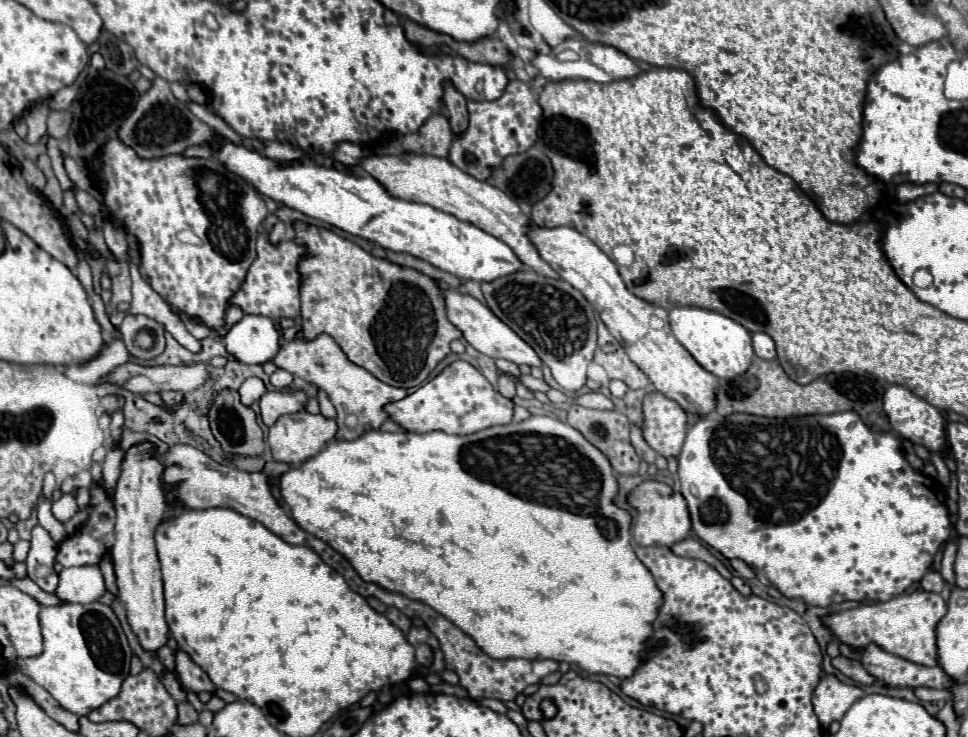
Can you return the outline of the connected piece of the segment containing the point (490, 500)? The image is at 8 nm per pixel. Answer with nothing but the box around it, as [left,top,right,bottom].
[280,415,662,679]

